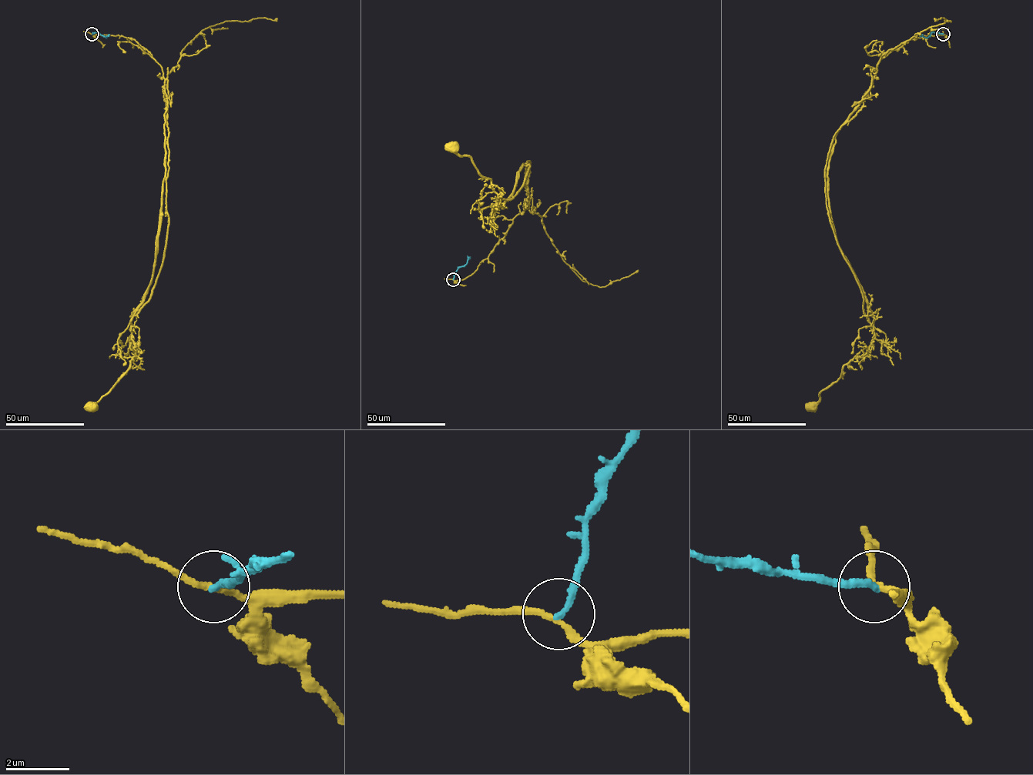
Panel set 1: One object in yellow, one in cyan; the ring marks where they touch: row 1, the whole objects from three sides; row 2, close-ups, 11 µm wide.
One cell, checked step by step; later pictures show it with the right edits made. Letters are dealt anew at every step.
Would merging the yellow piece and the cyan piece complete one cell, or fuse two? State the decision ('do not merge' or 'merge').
do not merge

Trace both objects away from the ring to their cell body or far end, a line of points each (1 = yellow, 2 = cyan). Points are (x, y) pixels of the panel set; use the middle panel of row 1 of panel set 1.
1: (453, 279), (477, 269), (528, 198), (524, 163), (513, 192), (492, 210), (498, 194), (491, 180), (454, 149)
2: (453, 279), (454, 272), (466, 264), (470, 257)

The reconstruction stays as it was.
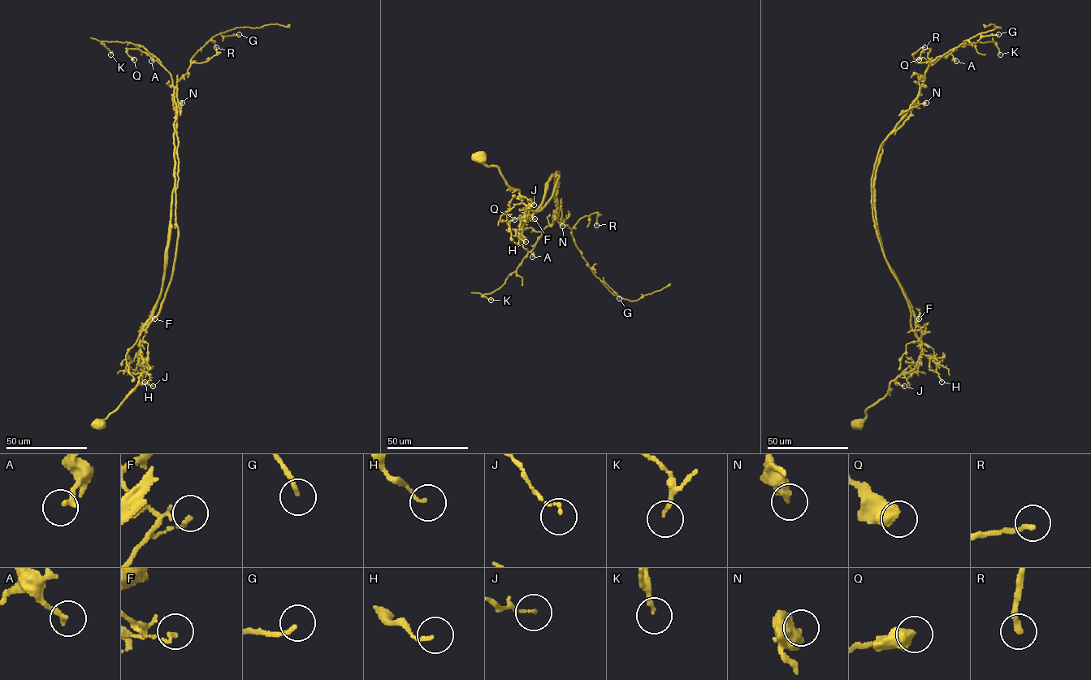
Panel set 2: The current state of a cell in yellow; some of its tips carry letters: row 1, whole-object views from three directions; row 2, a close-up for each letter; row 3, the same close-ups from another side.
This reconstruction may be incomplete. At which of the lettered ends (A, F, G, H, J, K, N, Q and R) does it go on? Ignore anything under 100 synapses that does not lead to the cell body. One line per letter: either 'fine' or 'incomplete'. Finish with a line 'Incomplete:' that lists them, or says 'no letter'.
A: fine
F: fine
G: fine
H: fine
J: fine
K: fine
N: fine
Q: fine
R: fine
Incomplete: no letter

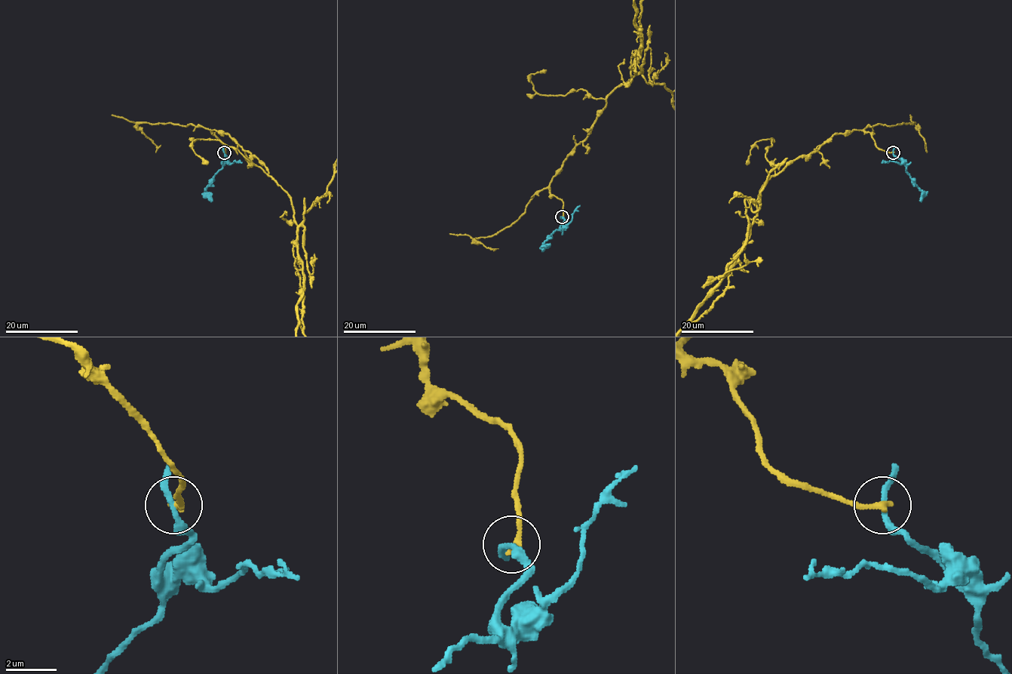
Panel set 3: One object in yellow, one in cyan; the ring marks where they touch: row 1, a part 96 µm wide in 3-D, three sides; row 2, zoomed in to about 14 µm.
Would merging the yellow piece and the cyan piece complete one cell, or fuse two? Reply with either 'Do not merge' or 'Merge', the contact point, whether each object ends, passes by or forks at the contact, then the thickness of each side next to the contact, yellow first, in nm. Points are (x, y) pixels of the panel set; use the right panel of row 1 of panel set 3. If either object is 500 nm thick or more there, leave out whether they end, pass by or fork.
Do not merge. Place: (893, 152). At the ring yellow ends. At the ring cyan passes by. Thickness 260 nm (yellow) against 240 nm

